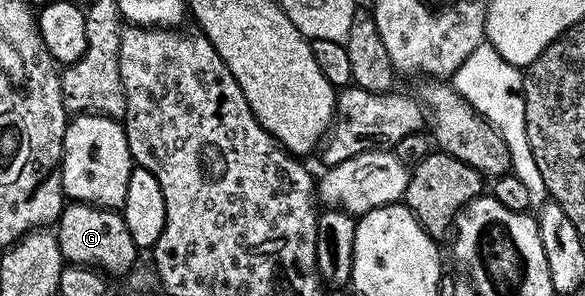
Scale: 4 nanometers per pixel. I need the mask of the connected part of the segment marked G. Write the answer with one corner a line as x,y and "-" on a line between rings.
72,202
60,215
54,231
60,252
68,264
80,264
83,268
94,268
105,274
128,274
137,263
138,250
134,238
130,238
130,230
126,230
126,222
119,211

